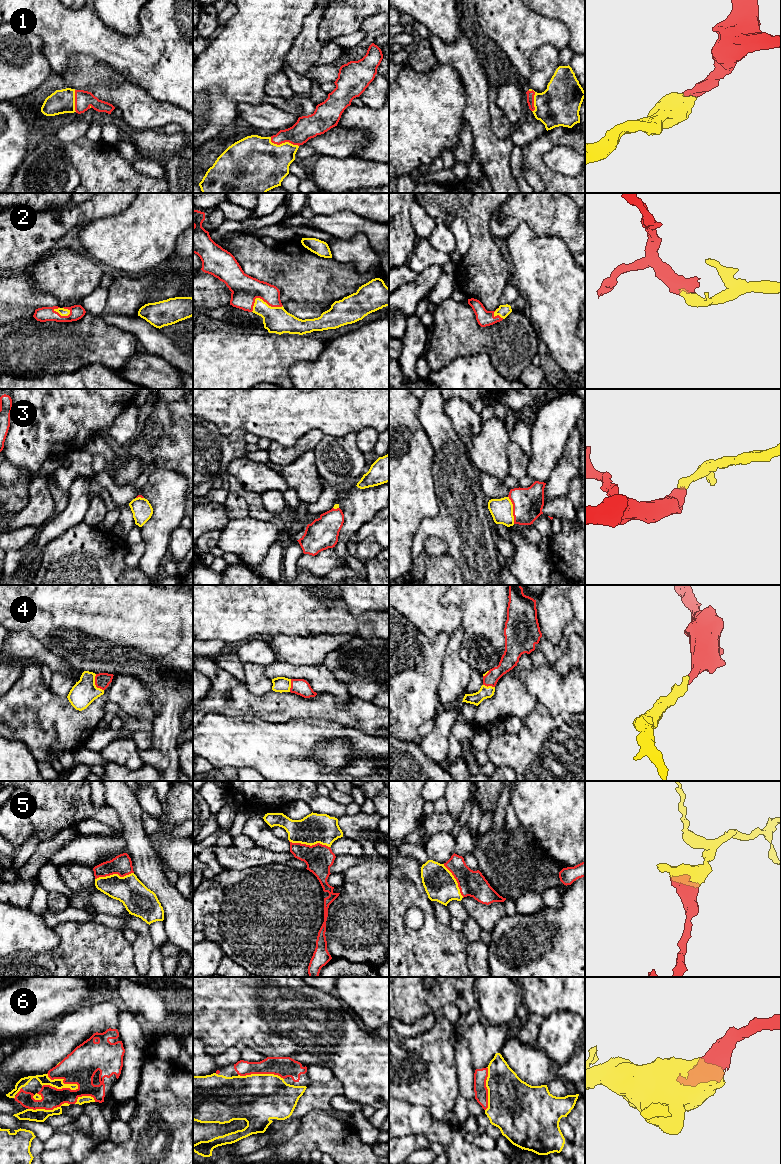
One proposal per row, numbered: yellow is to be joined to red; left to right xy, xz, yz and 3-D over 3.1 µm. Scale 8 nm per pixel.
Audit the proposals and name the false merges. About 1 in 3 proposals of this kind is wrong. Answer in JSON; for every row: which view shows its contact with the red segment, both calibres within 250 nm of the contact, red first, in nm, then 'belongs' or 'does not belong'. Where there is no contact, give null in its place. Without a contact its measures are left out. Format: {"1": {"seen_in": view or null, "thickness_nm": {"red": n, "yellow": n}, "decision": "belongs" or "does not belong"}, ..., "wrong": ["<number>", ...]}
{"1": {"seen_in": "xz", "thickness_nm": {"red": 190, "yellow": 400}, "decision": "belongs"}, "2": {"seen_in": "xz", "thickness_nm": {"red": 220, "yellow": 220}, "decision": "belongs"}, "3": {"seen_in": "yz", "thickness_nm": {"red": 240, "yellow": 180}, "decision": "belongs"}, "4": {"seen_in": "xy", "thickness_nm": {"red": 130, "yellow": 200}, "decision": "belongs"}, "5": {"seen_in": "xz", "thickness_nm": {"red": 220, "yellow": 240}, "decision": "belongs"}, "6": {"seen_in": "xy", "thickness_nm": {"red": 280, "yellow": 80}, "decision": "belongs"}, "wrong": []}

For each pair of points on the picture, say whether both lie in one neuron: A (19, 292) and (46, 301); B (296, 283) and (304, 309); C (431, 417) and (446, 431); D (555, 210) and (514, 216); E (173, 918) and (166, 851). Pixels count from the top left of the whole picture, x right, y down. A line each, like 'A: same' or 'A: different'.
A: same
B: different
C: same
D: same
E: different

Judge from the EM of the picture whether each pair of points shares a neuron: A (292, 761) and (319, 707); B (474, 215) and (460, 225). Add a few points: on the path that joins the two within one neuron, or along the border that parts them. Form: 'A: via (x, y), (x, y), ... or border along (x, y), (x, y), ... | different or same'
A: border along (290, 719), (324, 719), (336, 723) | different
B: border along (455, 216), (461, 216), (468, 224), (471, 243) | different

